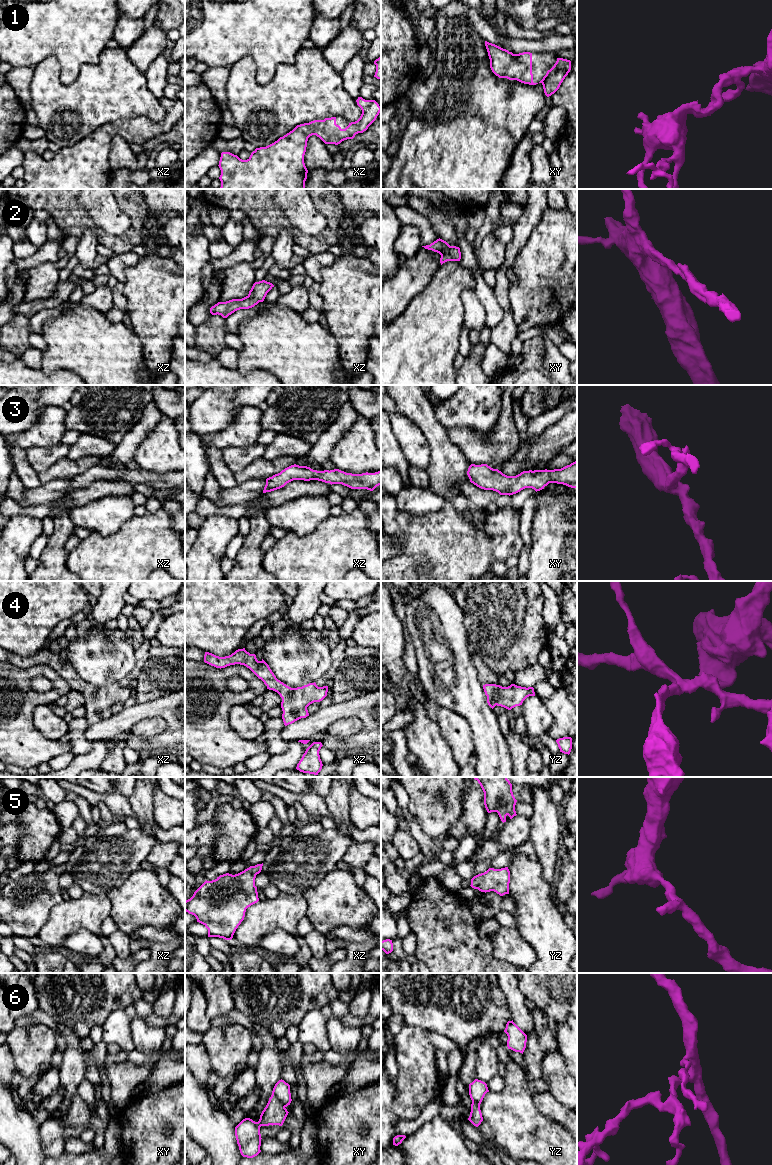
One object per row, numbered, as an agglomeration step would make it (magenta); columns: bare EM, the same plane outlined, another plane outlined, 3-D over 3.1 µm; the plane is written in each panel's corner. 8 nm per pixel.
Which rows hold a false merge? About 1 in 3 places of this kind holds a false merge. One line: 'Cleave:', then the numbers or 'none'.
Cleave: 6

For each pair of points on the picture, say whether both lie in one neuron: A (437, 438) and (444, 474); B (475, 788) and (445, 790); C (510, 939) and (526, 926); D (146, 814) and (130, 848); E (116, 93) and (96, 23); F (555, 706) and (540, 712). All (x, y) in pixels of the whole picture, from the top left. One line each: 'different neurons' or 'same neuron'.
A: same neuron
B: different neurons
C: different neurons
D: different neurons
E: different neurons
F: different neurons

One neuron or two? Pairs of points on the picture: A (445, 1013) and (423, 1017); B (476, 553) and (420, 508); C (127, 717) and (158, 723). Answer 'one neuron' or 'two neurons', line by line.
A: one neuron
B: two neurons
C: two neurons

